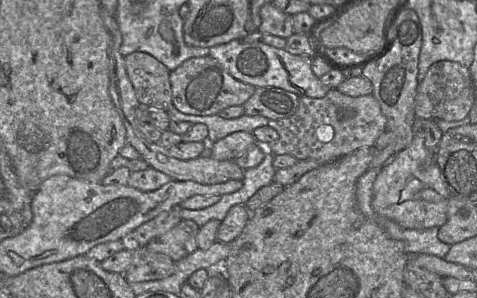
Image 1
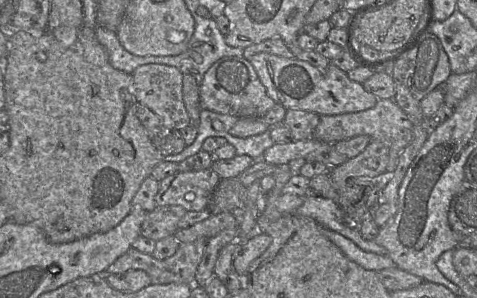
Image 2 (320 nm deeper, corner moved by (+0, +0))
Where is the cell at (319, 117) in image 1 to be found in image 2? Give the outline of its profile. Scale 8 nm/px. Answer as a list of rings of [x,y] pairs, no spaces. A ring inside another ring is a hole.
[[[379,99],[377,104],[368,110],[320,116],[312,138],[326,143],[336,143],[360,135],[368,135],[372,140],[378,140],[387,145],[389,148],[387,172],[393,173],[397,167],[399,157],[412,141],[413,123],[393,99]]]

